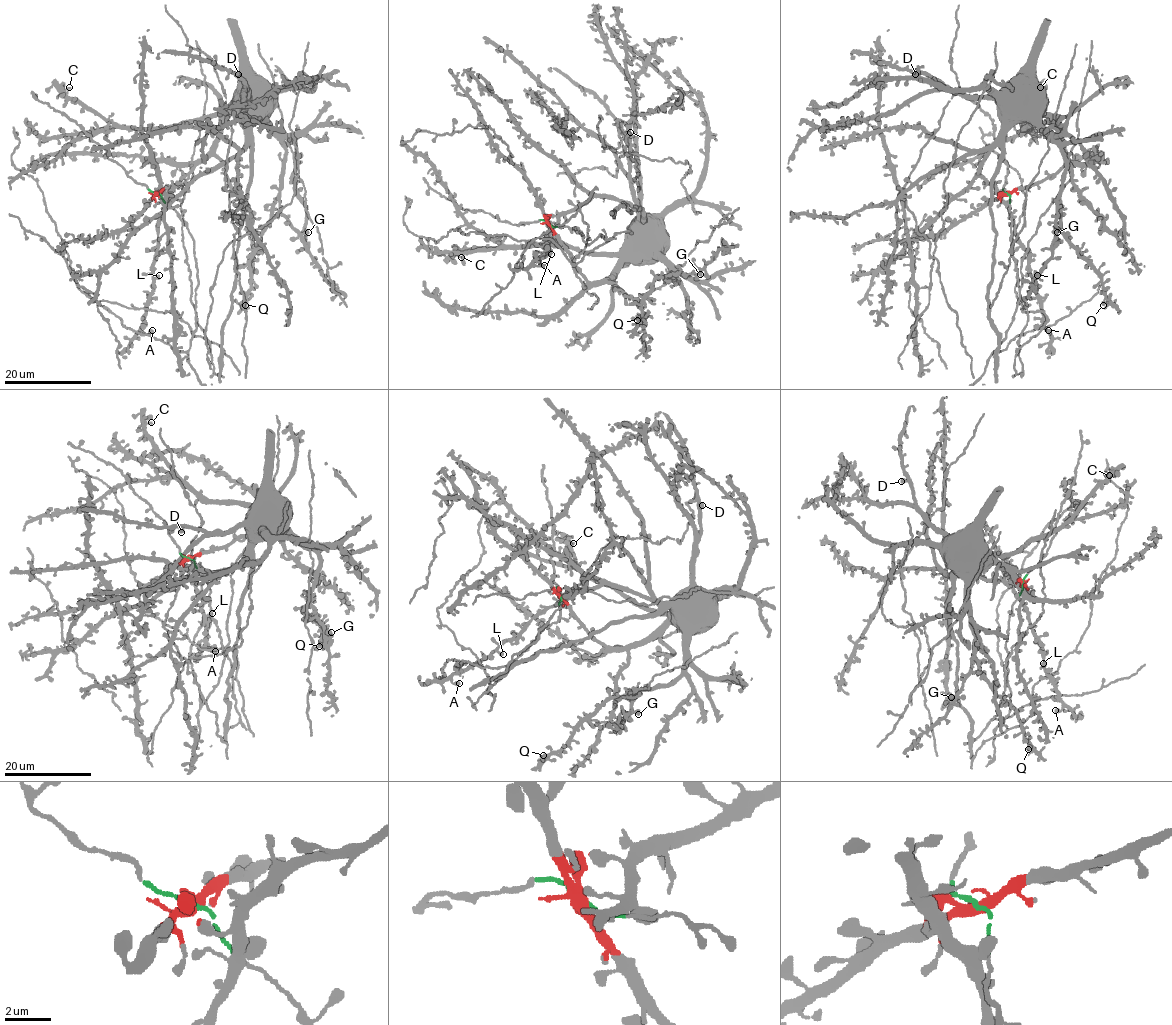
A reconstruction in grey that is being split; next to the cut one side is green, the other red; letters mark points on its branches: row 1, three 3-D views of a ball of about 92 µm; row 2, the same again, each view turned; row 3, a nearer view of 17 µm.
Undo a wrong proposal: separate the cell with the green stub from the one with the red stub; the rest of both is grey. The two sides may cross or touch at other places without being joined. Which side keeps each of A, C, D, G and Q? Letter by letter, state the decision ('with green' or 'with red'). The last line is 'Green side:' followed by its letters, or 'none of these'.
A: with red
C: with red
D: with red
G: with red
Q: with red
Green side: none of these

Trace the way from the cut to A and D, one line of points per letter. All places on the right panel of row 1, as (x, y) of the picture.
A: (1007, 194), (998, 196), (1005, 203), (1016, 241), (1028, 254), (1042, 325), (1049, 334), (1048, 330)
D: (1007, 194), (999, 199), (979, 173), (1001, 128), (999, 106), (991, 99), (960, 96), (915, 74)

